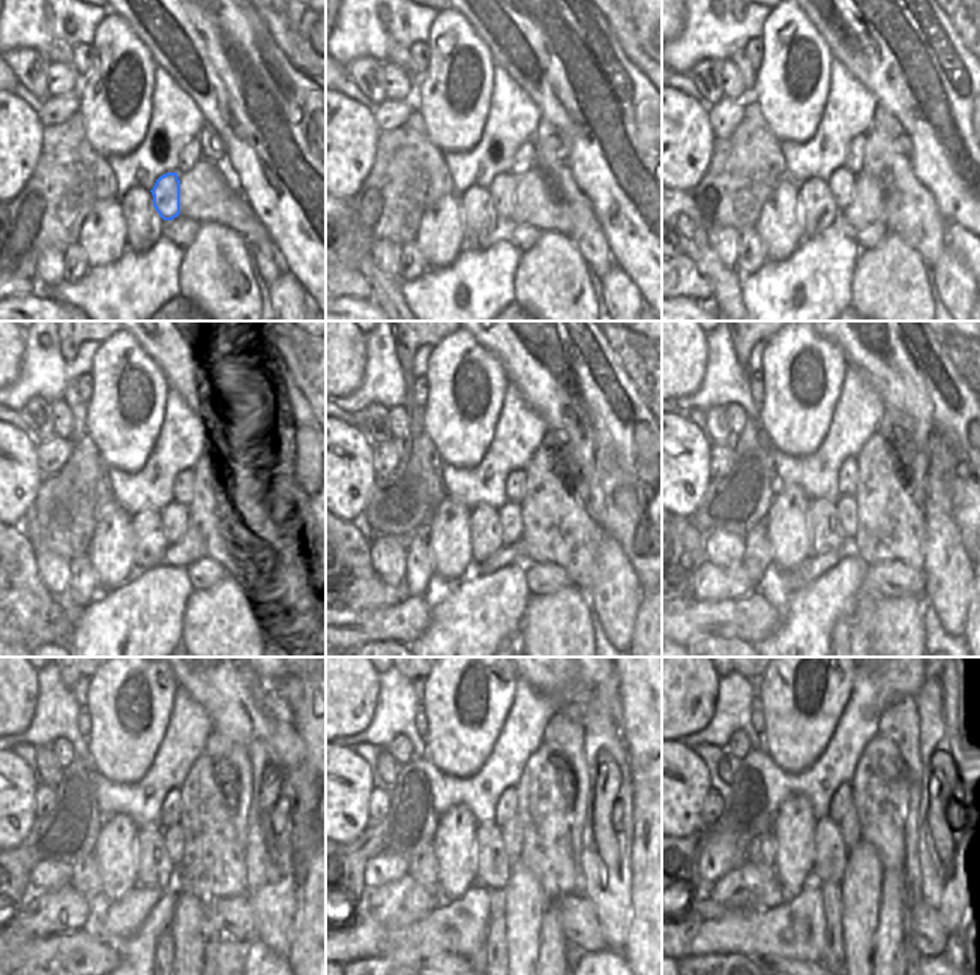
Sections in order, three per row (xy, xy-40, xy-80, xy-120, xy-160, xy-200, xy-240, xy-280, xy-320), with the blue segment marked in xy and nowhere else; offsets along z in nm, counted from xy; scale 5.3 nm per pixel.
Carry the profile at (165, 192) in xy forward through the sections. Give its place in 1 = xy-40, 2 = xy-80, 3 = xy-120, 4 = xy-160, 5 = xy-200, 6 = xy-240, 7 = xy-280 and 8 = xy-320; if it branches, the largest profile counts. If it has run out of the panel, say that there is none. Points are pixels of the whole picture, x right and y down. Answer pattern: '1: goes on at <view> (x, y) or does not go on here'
1: goes on at xy-40 (503, 188)
2: goes on at xy-80 (842, 183)
3: goes on at xy-120 (174, 516)
4: goes on at xy-160 (511, 515)
5: goes on at xy-200 (847, 509)
6: goes on at xy-240 (174, 843)
7: goes on at xy-280 (512, 831)
8: goes on at xy-320 (850, 827)

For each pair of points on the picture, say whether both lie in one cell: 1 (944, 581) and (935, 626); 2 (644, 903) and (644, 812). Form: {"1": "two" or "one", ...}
{"1": "two", "2": "one"}

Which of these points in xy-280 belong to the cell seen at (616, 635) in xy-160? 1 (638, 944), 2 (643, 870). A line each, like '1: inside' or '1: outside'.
1: outside
2: outside

